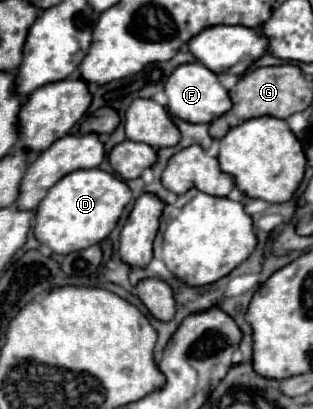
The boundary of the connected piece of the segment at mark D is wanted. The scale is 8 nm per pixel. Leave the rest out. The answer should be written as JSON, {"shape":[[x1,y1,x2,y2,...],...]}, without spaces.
{"shape":[[100,168,74,170,56,182,46,198,36,210,34,236,40,244,46,244,56,254,70,254,74,250,84,250,108,238,114,230,124,206,132,200,132,190,128,184,114,174]]}

